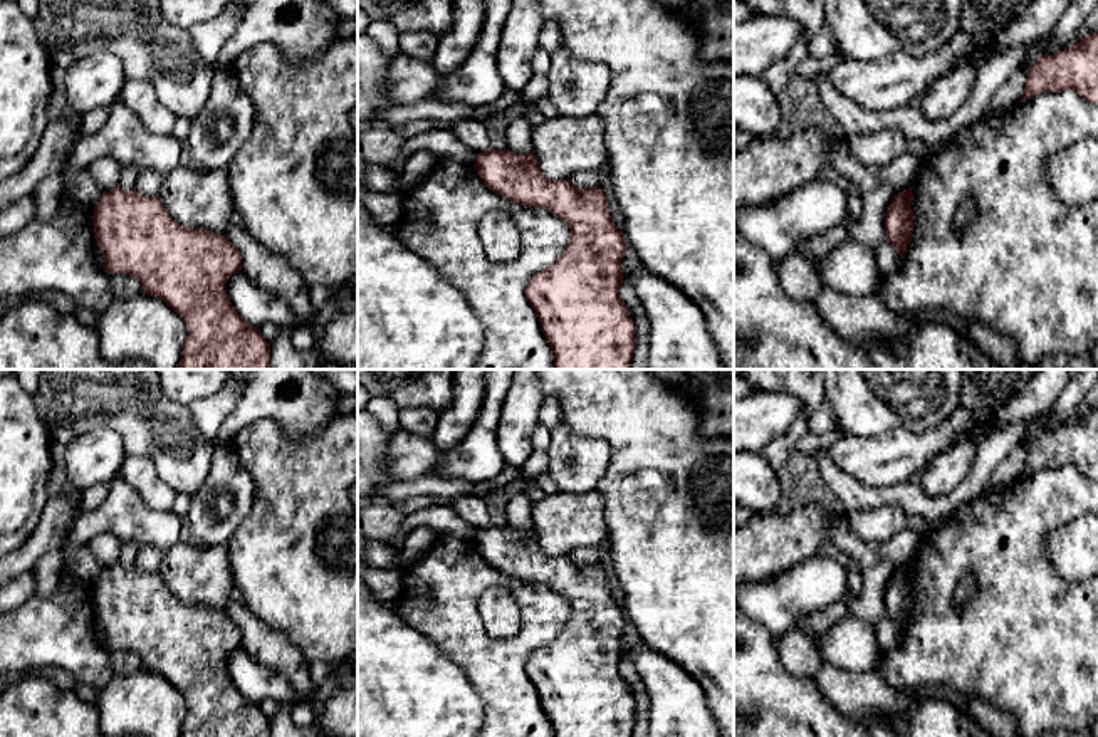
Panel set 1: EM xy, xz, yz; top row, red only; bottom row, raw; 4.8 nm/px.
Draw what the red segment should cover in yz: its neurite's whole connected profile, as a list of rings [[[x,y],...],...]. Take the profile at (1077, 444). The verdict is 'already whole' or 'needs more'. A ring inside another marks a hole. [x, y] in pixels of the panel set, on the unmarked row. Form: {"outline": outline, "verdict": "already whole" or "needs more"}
{"outline": [[[1098,408],[1054,431],[1039,431],[1027,448],[1019,478],[1041,468],[1073,465],[1081,475],[1098,480]]], "verdict": "already whole"}

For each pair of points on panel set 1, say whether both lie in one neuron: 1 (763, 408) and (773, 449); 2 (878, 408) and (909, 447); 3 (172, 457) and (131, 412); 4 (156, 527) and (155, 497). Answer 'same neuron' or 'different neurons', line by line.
1: different neurons
2: different neurons
3: same neuron
4: different neurons

